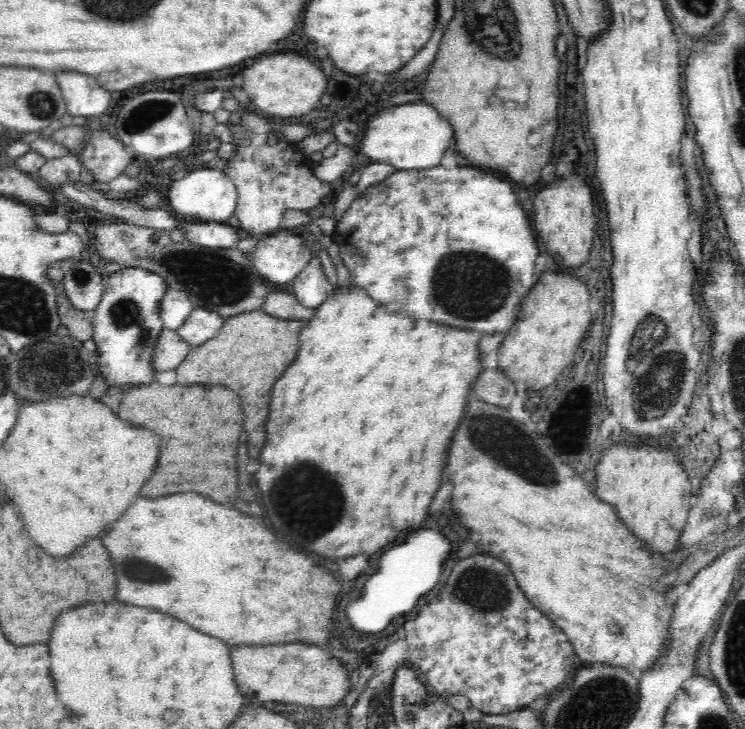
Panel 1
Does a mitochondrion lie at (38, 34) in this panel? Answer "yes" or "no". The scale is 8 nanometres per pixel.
no

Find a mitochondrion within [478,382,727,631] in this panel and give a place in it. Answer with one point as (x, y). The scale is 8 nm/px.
(706, 516)

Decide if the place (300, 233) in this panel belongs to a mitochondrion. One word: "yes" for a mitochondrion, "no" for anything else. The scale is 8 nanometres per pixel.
no

